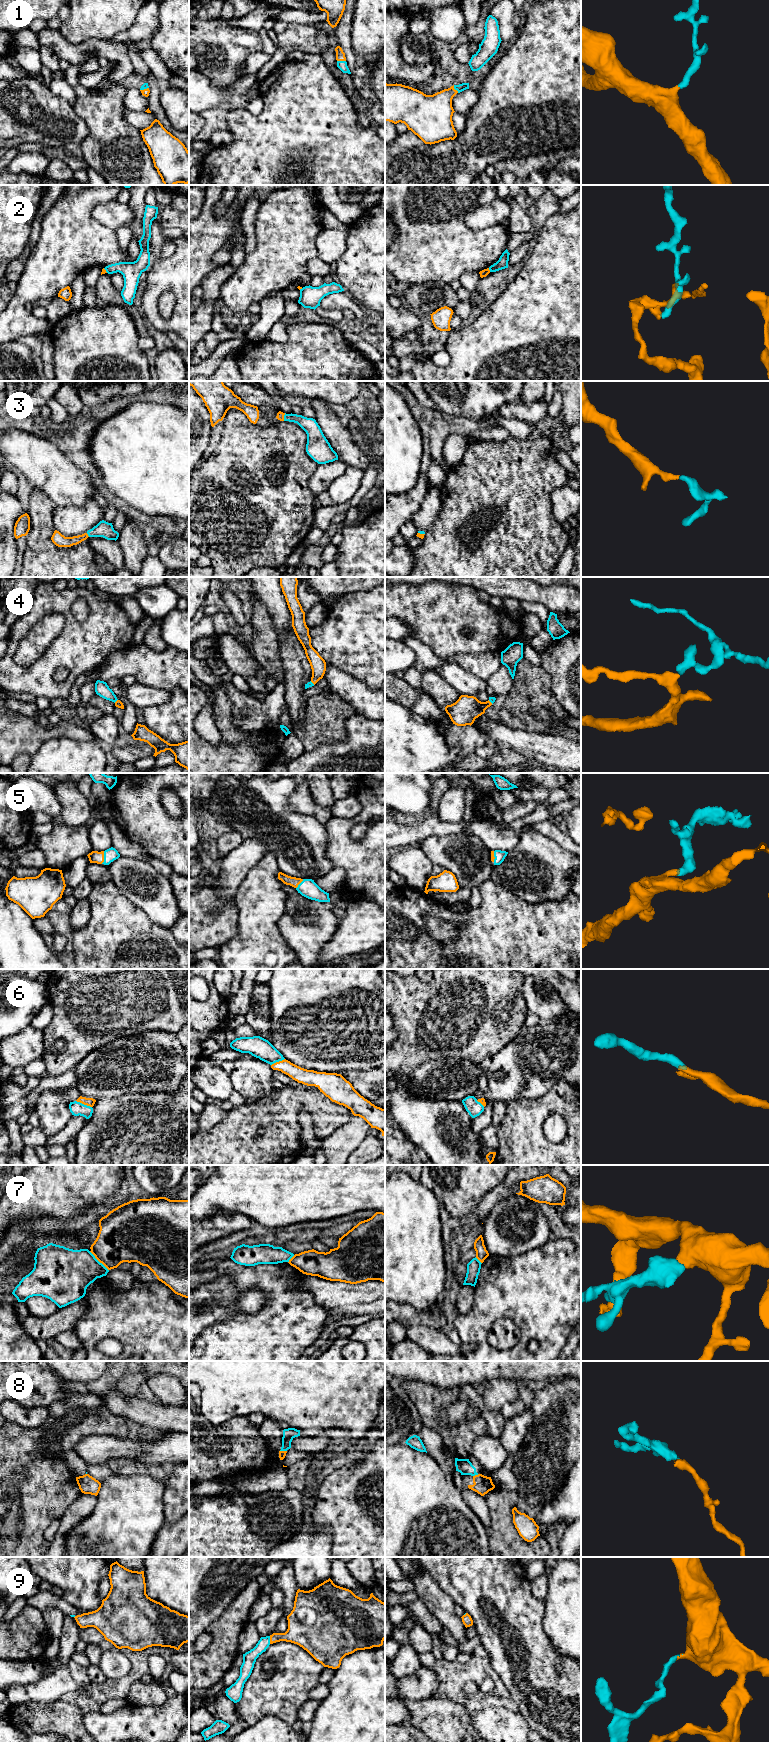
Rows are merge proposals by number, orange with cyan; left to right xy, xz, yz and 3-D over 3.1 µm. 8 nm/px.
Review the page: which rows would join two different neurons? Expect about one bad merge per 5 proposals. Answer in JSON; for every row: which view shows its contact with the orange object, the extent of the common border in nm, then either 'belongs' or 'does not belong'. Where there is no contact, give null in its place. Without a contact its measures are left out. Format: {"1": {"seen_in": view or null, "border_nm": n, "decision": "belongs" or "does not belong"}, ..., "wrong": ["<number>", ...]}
{"1": {"seen_in": "xz", "border_nm": 70, "decision": "belongs"}, "2": {"seen_in": "yz", "border_nm": 40, "decision": "does not belong"}, "3": {"seen_in": "xz", "border_nm": 70, "decision": "belongs"}, "4": {"seen_in": "xz", "border_nm": 50, "decision": "belongs"}, "5": {"seen_in": "xy", "border_nm": 110, "decision": "belongs"}, "6": {"seen_in": "xy", "border_nm": 140, "decision": "belongs"}, "7": {"seen_in": "xy", "border_nm": 220, "decision": "does not belong"}, "8": {"seen_in": "yz", "border_nm": 50, "decision": "does not belong"}, "9": {"seen_in": "xz", "border_nm": 60, "decision": "belongs"}, "wrong": ["2", "7", "8"]}

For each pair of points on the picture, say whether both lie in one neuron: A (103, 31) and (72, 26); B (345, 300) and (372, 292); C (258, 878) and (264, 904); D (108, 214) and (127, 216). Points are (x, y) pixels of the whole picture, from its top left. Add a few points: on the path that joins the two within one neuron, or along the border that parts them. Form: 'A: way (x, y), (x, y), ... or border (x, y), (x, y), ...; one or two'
A: way (95, 26), (80, 26); one
B: border (344, 290), (349, 295); two
C: way (260, 884), (260, 898); one
D: way (113, 214), (122, 216); one

